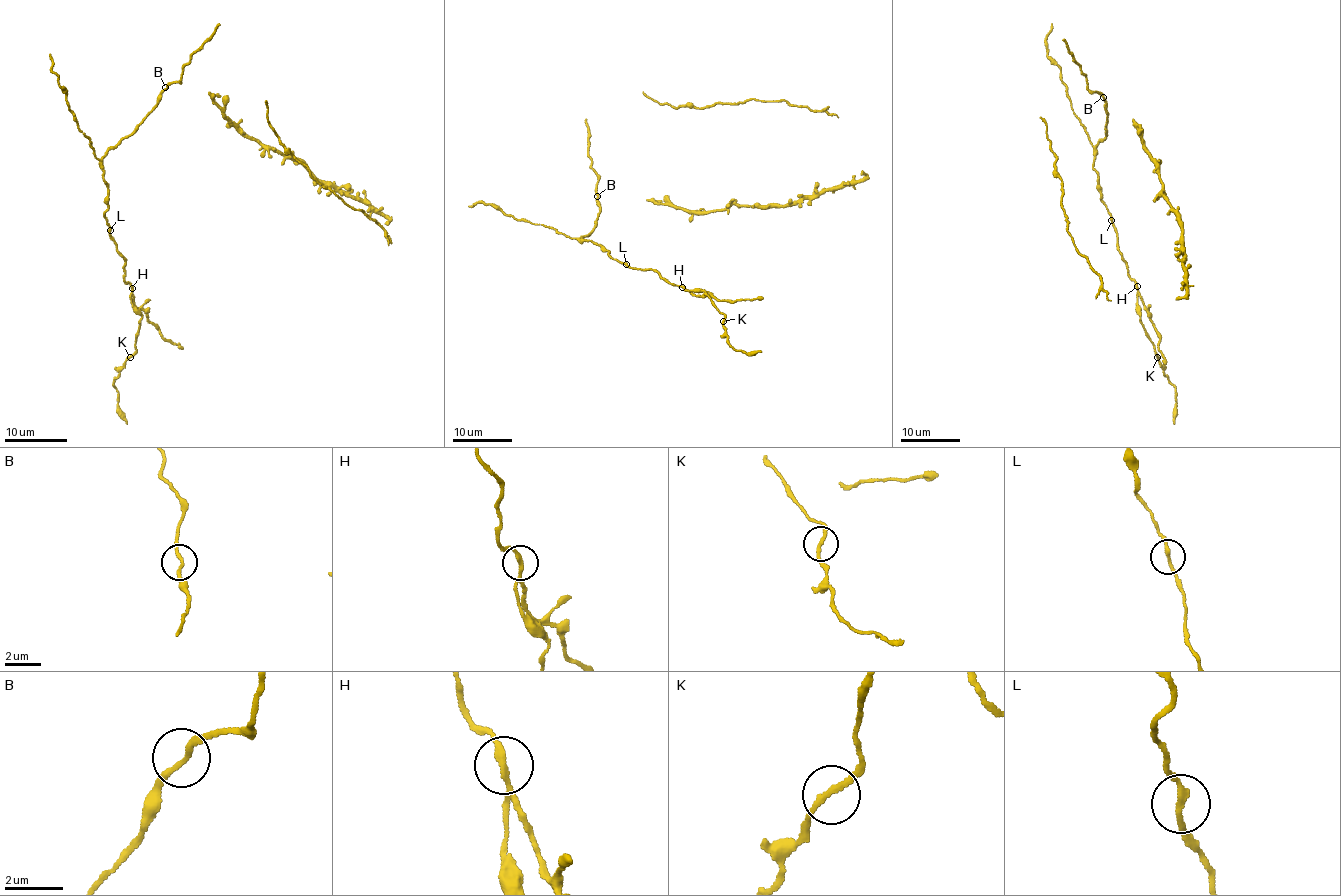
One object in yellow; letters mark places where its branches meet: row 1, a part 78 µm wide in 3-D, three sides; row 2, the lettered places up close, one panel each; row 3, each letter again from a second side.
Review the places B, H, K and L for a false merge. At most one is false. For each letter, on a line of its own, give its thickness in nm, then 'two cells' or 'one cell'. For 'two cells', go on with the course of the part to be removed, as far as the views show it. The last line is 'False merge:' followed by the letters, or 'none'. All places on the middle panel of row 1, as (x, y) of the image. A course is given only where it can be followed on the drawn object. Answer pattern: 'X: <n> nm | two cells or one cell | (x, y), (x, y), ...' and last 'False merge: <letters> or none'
B: 180 nm | one cell
H: 190 nm | two cells | (682, 286), (692, 294), (735, 302), (741, 298), (762, 298)
K: 190 nm | one cell
L: 190 nm | one cell
False merge: H

